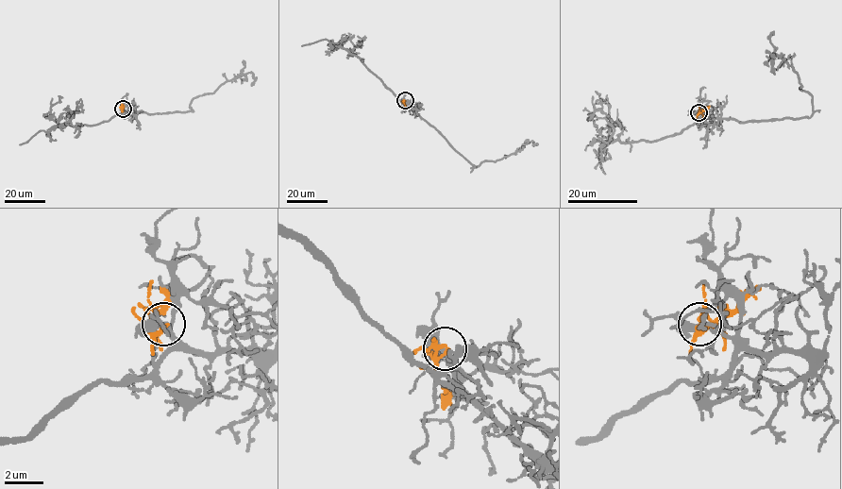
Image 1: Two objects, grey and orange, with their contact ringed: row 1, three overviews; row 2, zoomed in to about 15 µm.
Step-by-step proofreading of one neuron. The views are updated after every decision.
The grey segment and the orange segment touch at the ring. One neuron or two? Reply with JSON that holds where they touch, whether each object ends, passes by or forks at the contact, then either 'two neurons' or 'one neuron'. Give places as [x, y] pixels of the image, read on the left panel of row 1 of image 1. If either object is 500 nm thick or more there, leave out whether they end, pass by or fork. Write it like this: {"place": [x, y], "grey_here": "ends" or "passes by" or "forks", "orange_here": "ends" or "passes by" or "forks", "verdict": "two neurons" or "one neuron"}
{"place": [123, 109], "grey_here": "passes by", "orange_here": "forks", "verdict": "two neurons"}

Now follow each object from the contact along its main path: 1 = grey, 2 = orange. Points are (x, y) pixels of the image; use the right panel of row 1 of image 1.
1: (698, 112), (740, 122), (809, 117), (813, 97), (801, 90), (799, 75), (784, 60), (766, 52), (774, 75)
2: (698, 112), (710, 106)

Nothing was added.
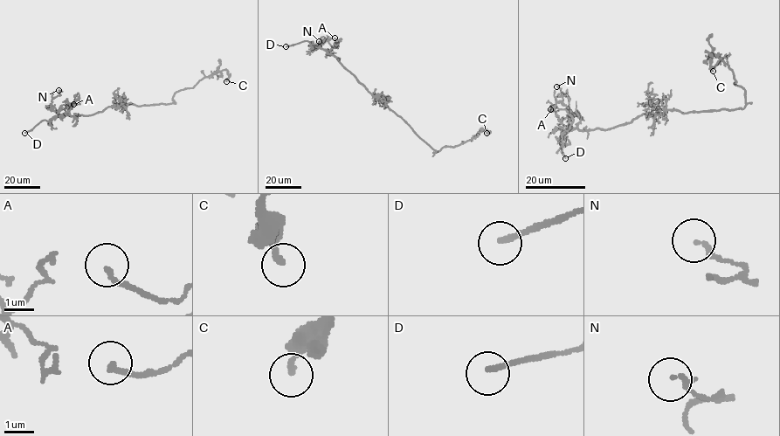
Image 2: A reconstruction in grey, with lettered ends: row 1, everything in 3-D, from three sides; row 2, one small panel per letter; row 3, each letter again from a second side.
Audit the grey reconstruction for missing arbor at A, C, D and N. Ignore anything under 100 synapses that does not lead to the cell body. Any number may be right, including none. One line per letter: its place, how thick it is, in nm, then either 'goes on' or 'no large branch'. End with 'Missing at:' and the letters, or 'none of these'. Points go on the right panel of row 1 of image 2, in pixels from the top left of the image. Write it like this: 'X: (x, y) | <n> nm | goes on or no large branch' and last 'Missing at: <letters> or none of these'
A: (550, 109) | 200 nm | no large branch
C: (713, 71) | 190 nm | no large branch
D: (565, 158) | 180 nm | goes on
N: (556, 86) | 180 nm | no large branch
Missing at: D

